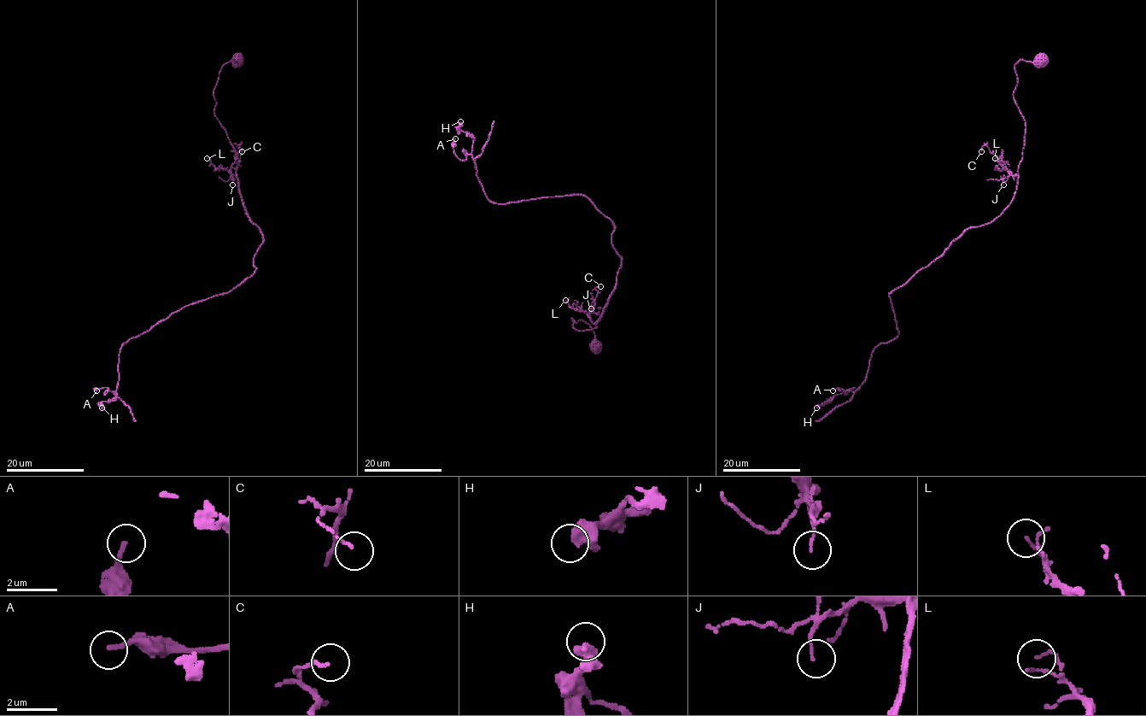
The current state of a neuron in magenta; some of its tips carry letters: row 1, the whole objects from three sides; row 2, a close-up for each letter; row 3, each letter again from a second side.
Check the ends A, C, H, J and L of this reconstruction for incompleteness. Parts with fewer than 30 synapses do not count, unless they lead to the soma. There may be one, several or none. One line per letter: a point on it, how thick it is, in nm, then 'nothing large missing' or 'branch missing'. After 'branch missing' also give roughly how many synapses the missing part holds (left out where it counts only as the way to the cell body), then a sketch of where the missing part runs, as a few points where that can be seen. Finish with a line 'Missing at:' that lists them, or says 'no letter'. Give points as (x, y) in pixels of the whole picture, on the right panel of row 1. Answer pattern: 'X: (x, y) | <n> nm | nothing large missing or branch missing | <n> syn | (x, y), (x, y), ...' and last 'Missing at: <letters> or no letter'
A: (833, 390) | 170 nm | nothing large missing
C: (981, 151) | 120 nm | nothing large missing
H: (816, 407) | 550 nm | nothing large missing
J: (1003, 184) | 90 nm | nothing large missing
L: (995, 158) | 120 nm | nothing large missing
Missing at: no letter

